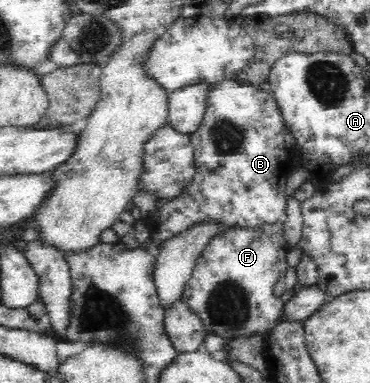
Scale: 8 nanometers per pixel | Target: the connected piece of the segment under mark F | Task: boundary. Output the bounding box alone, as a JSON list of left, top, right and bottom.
[180,222,288,338]

